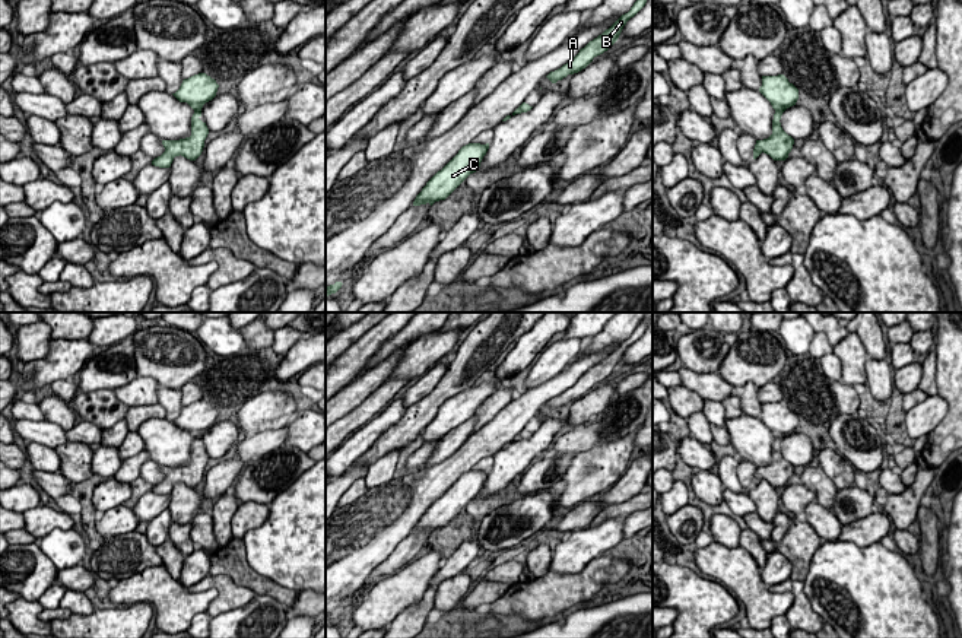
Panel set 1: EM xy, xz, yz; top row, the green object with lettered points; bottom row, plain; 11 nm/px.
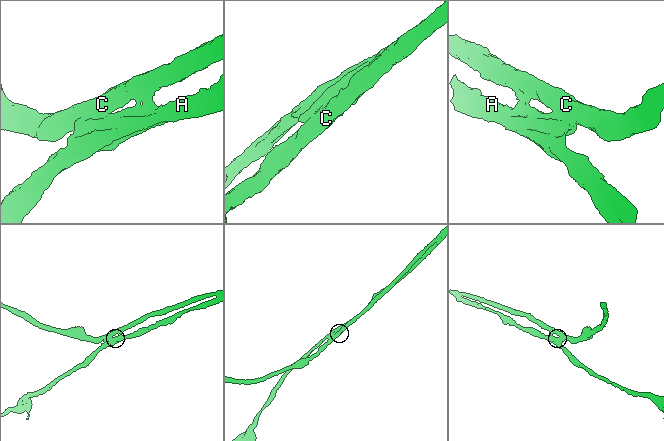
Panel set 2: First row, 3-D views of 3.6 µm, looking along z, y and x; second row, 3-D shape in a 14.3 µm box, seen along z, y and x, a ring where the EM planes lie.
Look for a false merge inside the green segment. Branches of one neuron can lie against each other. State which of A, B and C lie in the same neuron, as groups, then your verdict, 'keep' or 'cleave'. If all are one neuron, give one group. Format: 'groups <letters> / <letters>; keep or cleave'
groups A B / C; cleave

